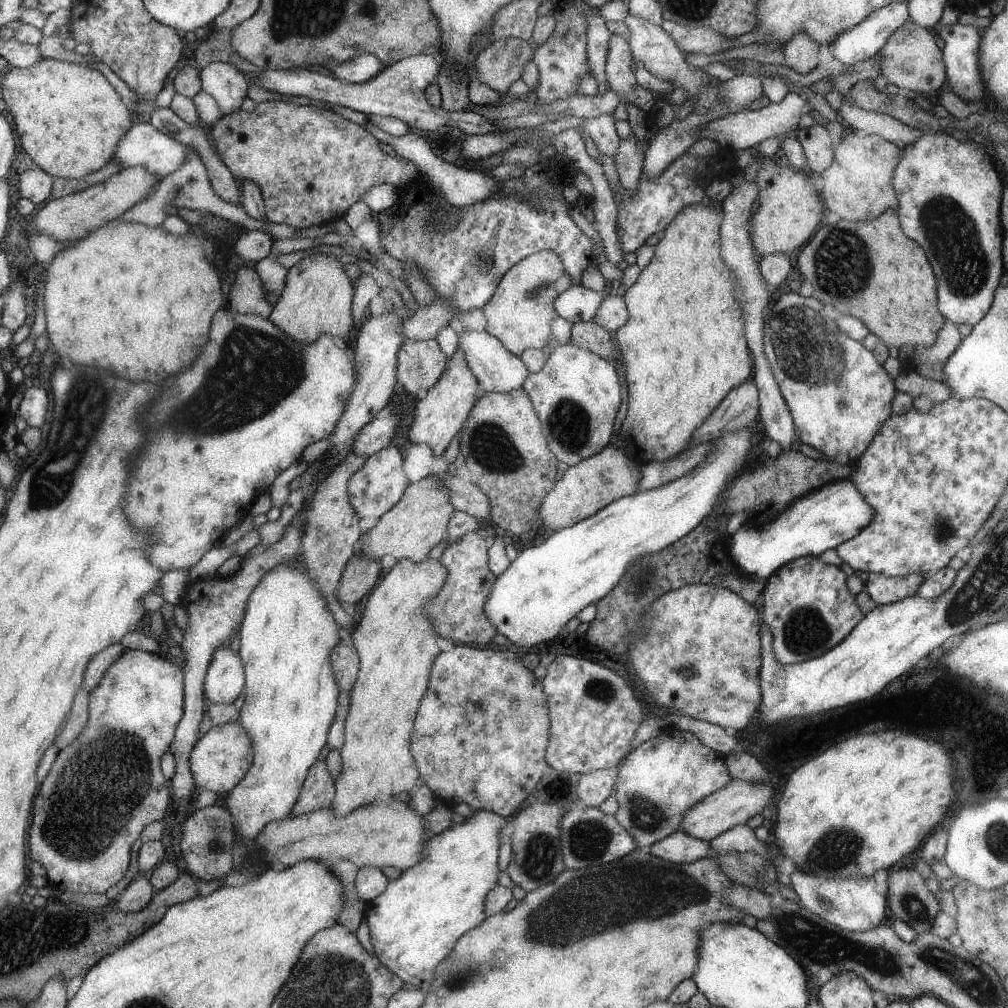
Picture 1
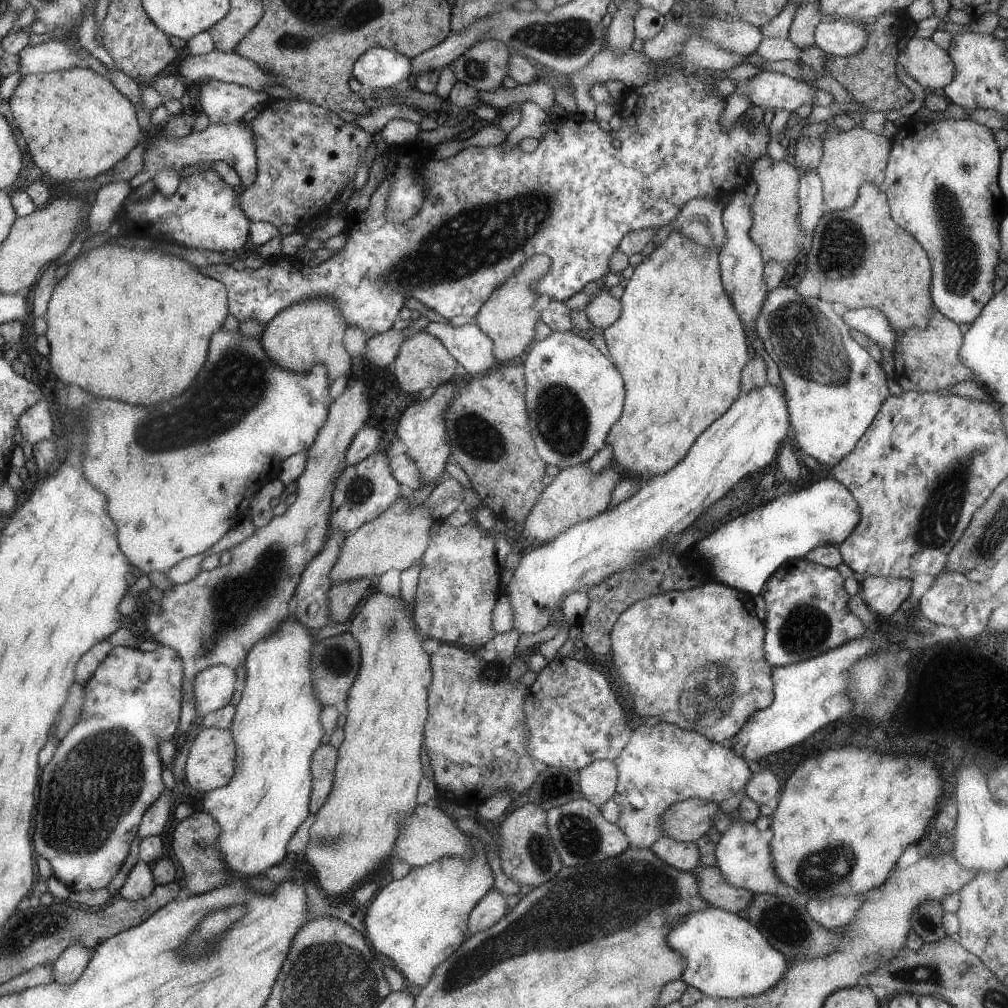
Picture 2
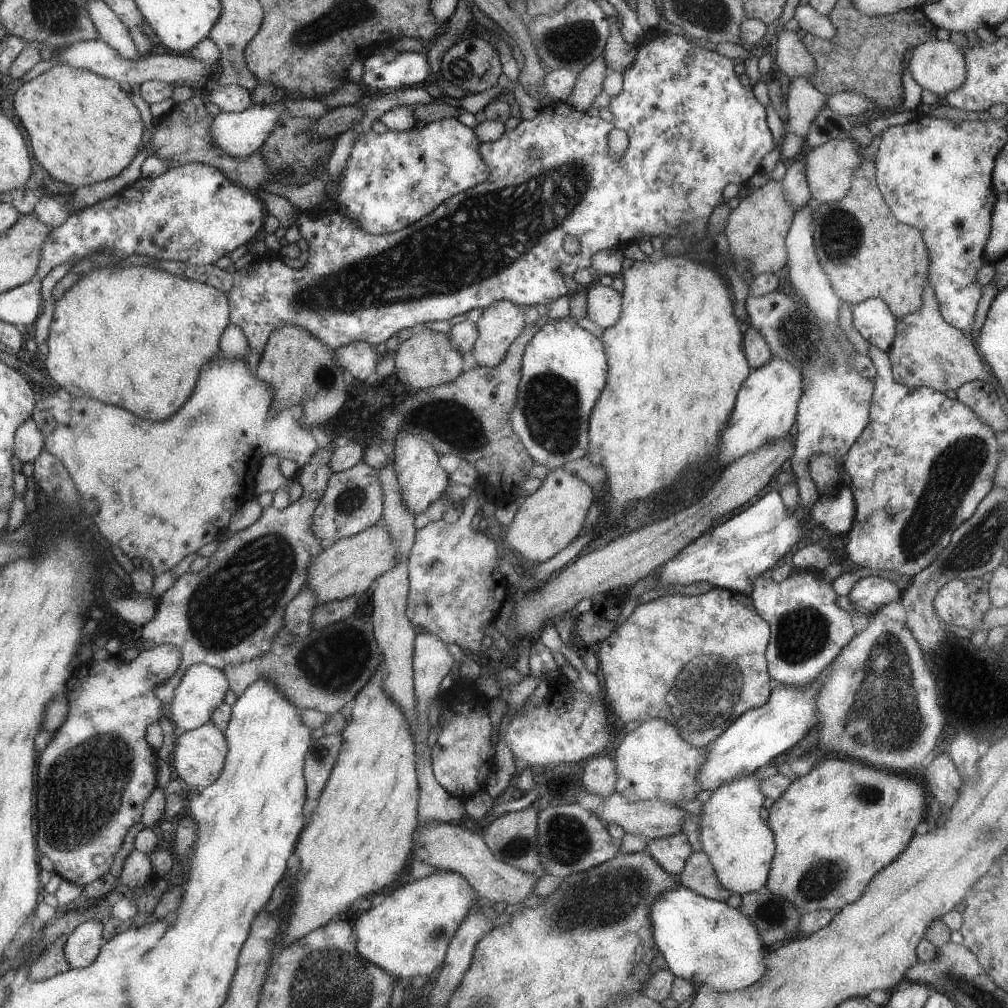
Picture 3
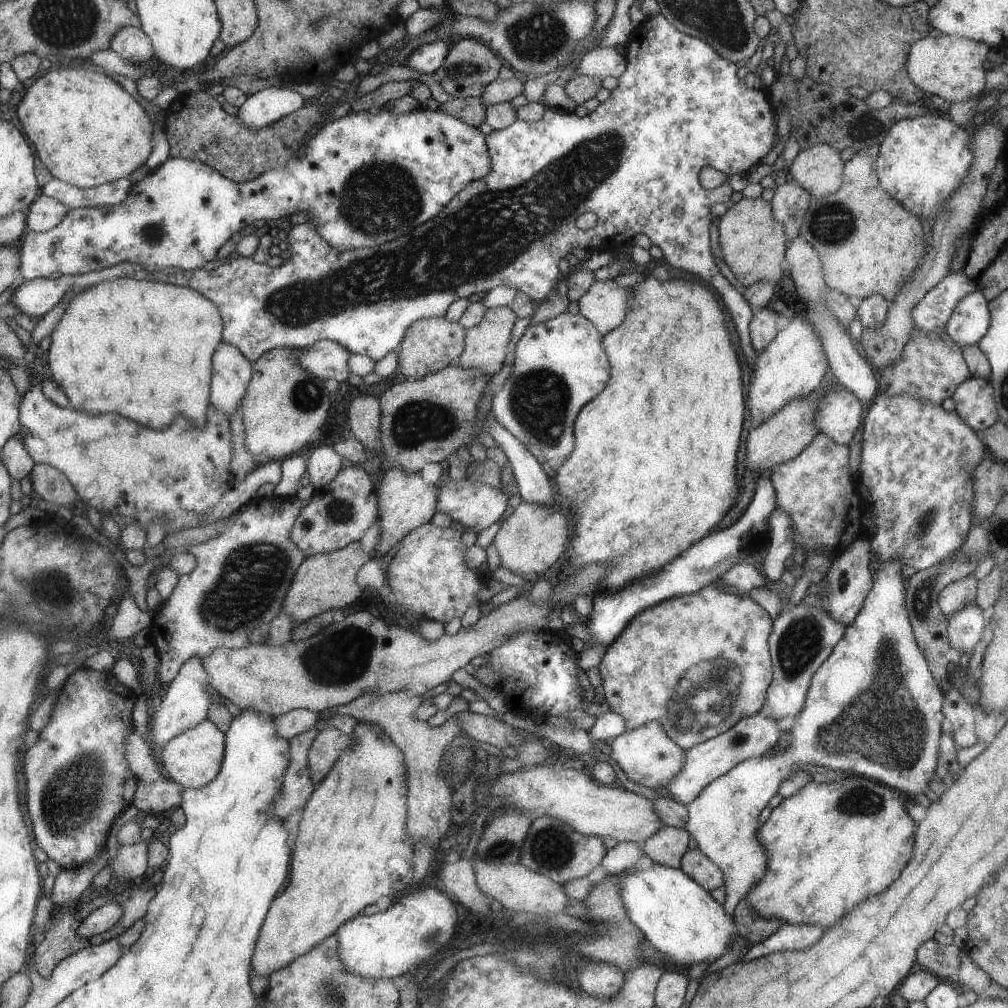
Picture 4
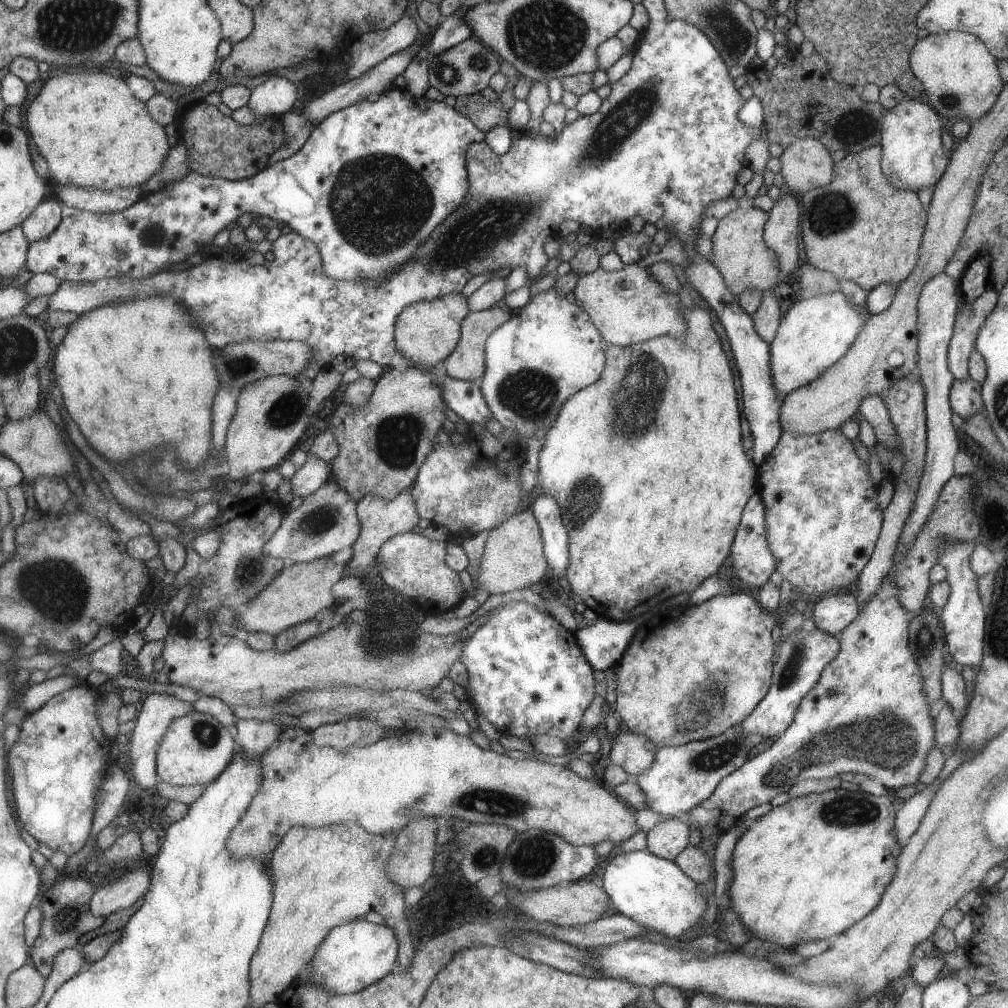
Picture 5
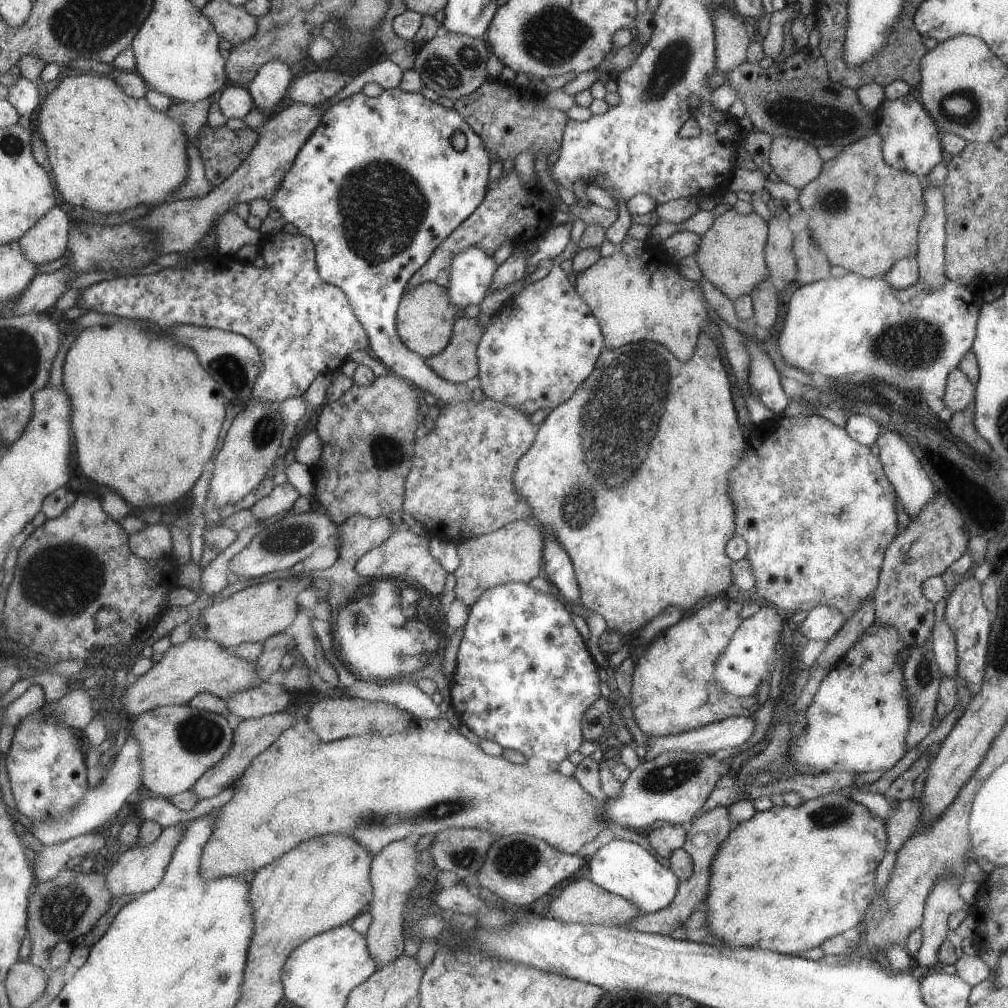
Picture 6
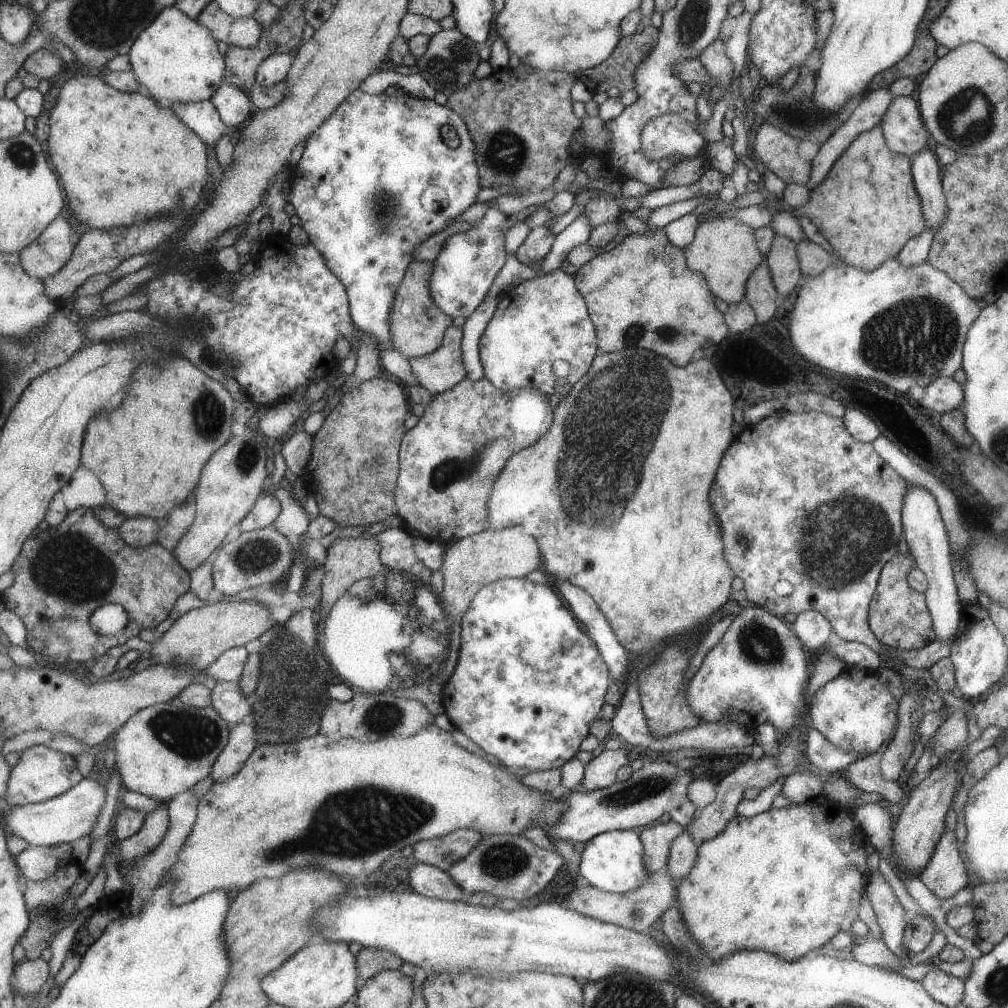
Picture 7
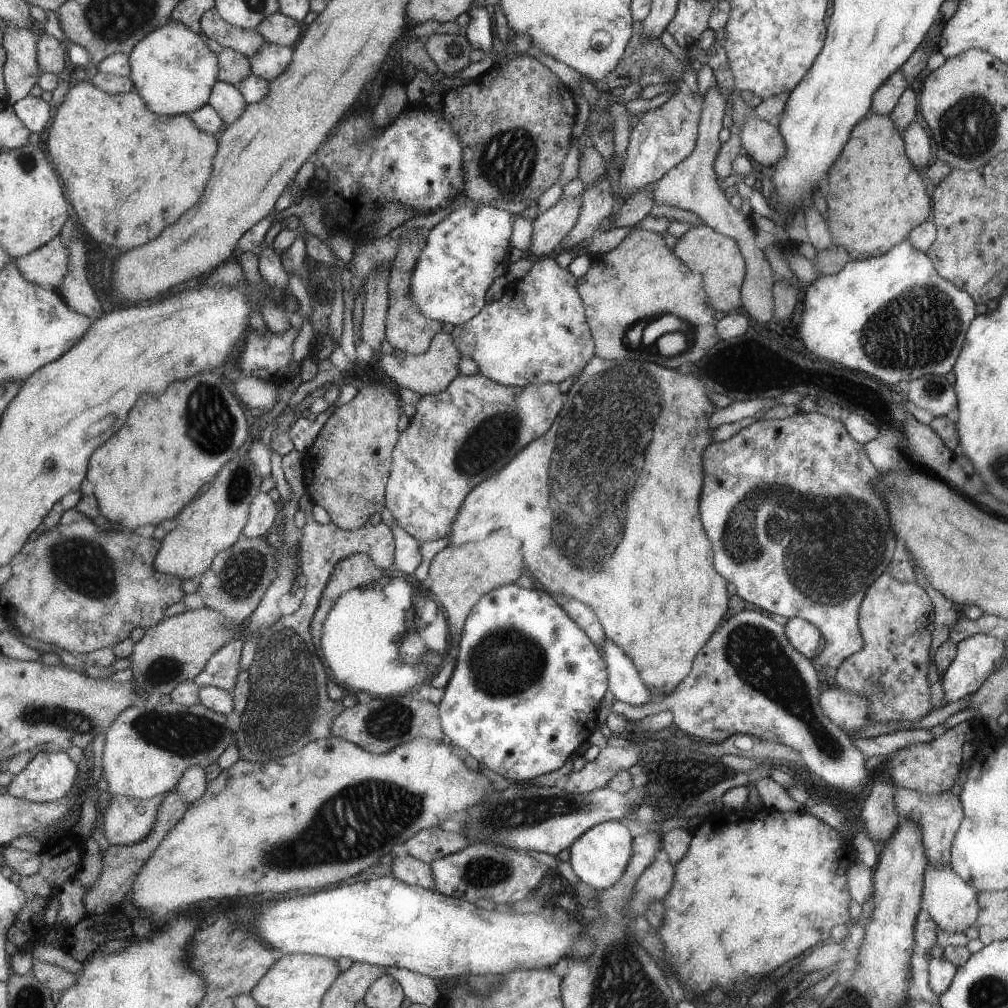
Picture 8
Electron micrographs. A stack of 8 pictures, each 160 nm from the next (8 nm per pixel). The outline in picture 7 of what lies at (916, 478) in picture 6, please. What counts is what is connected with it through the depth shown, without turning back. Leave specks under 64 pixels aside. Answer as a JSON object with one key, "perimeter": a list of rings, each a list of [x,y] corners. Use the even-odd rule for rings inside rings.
{"perimeter":[[[907,485],[901,503],[901,518],[904,522],[904,540],[908,548],[907,552],[911,554],[915,568],[925,574],[928,582],[928,589],[924,595],[927,599],[929,614],[932,617],[934,640],[949,642],[957,630],[962,606],[953,580],[948,536],[935,497],[922,486]]]}

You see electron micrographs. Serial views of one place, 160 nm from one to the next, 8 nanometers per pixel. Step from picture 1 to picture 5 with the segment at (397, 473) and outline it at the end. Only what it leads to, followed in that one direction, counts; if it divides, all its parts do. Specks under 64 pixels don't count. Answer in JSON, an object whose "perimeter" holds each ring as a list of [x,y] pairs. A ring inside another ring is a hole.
{"perimeter":[[[329,478],[315,492],[308,494],[301,504],[287,511],[281,526],[269,538],[262,551],[266,555],[289,563],[306,563],[329,557],[344,546],[352,546],[361,534],[361,522],[357,516],[358,501],[352,499],[345,489]]]}

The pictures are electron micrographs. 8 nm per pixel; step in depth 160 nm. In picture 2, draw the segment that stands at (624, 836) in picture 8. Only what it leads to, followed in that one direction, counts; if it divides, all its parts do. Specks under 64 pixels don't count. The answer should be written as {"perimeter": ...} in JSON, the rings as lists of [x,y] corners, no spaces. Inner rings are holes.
{"perimeter":[[[707,906],[682,917],[665,936],[665,942],[686,958],[686,968],[681,973],[680,979],[688,986],[699,990],[701,994],[714,999],[759,997],[761,993],[767,993],[777,986],[788,970],[785,958],[771,945],[758,927],[735,913],[715,907]]]}

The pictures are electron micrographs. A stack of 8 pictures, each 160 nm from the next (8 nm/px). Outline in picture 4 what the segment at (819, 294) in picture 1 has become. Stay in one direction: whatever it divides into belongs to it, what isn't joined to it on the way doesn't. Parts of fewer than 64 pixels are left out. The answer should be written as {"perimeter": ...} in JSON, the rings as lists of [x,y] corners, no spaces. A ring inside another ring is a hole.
{"perimeter":[[[880,145],[867,146],[858,150],[845,163],[842,186],[831,194],[812,199],[798,235],[818,252],[827,288],[848,297],[857,296],[861,299],[879,293],[891,303],[904,283],[912,278],[912,274],[920,266],[925,248],[919,219],[905,210],[905,207],[880,185],[876,173],[879,150]]]}

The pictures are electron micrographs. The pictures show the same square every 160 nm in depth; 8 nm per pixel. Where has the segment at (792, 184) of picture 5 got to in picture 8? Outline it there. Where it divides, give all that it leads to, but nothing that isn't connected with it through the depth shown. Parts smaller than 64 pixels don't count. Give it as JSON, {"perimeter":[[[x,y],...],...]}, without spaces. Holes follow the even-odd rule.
{"perimeter":[[[734,91],[728,113],[738,128],[741,151],[748,155],[758,167],[773,166],[785,156],[784,142],[777,126],[753,116],[753,108],[748,107]]]}

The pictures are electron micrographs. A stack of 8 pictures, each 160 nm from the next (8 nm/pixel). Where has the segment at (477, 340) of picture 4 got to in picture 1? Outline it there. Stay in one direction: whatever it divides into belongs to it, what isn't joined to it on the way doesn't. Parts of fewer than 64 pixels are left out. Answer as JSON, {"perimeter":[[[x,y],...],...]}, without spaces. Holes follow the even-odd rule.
{"perimeter":[[[541,249],[527,257],[521,258],[501,278],[496,292],[482,306],[485,315],[487,334],[498,338],[507,352],[518,356],[525,348],[538,348],[545,351],[549,340],[549,322],[557,315],[553,310],[553,300],[557,296],[555,280],[563,276],[560,257],[552,250]]]}

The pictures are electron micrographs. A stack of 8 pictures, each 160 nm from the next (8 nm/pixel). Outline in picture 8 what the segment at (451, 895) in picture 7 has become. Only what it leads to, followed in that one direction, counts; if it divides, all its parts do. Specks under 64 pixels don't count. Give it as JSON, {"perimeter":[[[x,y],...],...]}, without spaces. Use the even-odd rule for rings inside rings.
{"perimeter":[[[393,855],[389,867],[391,870],[390,876],[405,882],[405,884],[419,886],[430,891],[433,888],[429,865],[412,856],[399,857]]]}

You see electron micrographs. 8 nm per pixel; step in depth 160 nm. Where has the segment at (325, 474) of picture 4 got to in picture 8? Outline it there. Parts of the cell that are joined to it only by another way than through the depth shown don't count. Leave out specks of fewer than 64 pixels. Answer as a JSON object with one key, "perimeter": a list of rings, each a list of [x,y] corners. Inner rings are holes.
{"perimeter":[[[267,493],[257,494],[249,506],[248,522],[244,525],[244,537],[262,537],[273,524],[276,515],[276,503]]]}

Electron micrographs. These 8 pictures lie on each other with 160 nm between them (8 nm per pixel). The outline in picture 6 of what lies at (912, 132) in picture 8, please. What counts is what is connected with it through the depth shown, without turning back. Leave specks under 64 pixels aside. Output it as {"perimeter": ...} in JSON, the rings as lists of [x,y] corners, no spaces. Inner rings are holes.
{"perimeter":[[[923,183],[926,212],[919,228],[916,250],[918,278],[930,289],[938,289],[946,280],[944,273],[944,196],[940,188],[927,188]]]}

